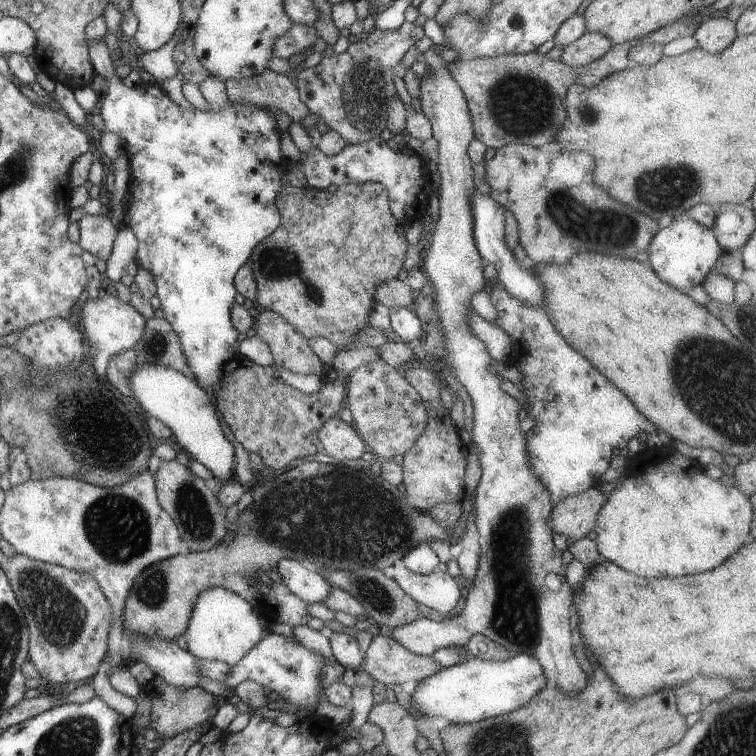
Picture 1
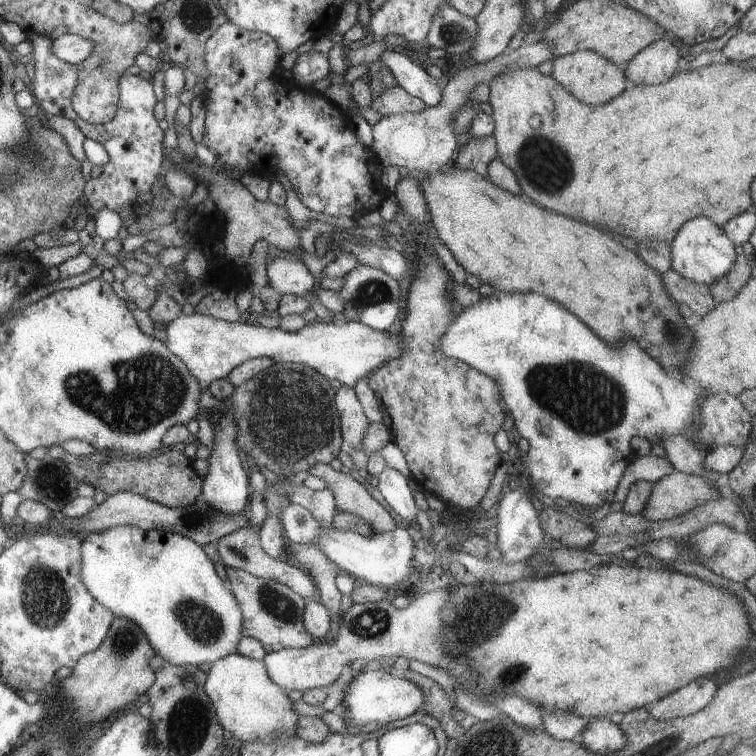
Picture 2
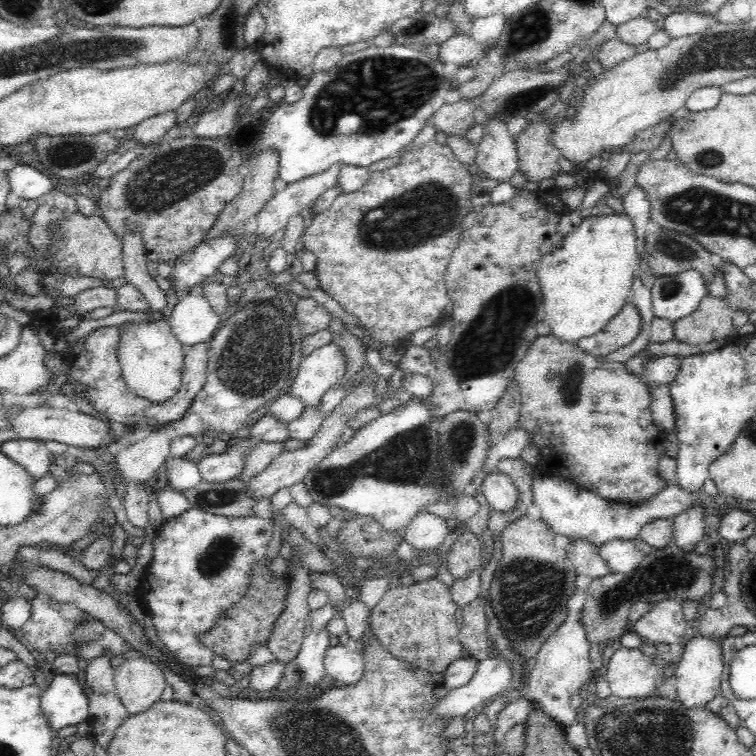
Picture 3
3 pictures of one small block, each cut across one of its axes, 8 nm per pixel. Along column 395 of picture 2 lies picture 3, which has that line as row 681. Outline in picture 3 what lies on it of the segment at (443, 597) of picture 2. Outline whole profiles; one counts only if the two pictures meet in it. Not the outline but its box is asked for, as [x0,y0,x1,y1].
[605,647,661,699]

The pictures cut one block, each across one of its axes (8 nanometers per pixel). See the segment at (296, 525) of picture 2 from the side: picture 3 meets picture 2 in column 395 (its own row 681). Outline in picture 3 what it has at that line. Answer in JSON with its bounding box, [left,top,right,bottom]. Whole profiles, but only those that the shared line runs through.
[522,613,593,726]

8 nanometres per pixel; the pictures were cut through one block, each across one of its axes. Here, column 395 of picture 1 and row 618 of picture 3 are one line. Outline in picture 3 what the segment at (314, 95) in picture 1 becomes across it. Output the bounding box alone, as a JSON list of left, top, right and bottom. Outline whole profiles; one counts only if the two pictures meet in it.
[20,597,138,660]

